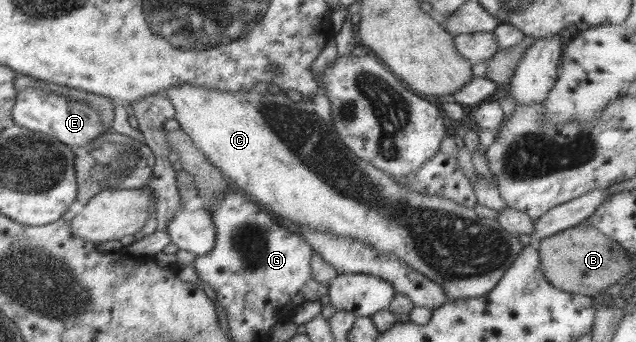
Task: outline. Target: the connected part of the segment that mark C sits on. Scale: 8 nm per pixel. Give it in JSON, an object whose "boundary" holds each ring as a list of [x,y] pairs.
{"boundary":[[[181,84],[181,86],[167,88],[164,96],[173,105],[173,110],[175,111],[173,118],[177,120],[179,128],[189,136],[191,142],[204,154],[205,159],[229,179],[231,186],[238,186],[241,190],[244,190],[245,195],[251,201],[261,204],[267,210],[271,210],[273,215],[286,225],[290,223],[292,226],[295,224],[311,226],[317,232],[333,232],[335,236],[355,238],[355,240],[359,240],[359,242],[363,242],[367,246],[373,246],[379,254],[393,254],[405,266],[417,270],[417,272],[420,272],[423,276],[435,282],[435,284],[441,285],[449,300],[475,298],[488,293],[497,284],[499,278],[503,276],[503,272],[511,266],[511,263],[517,258],[517,254],[523,248],[521,242],[519,242],[518,235],[503,230],[501,225],[497,223],[497,219],[481,218],[475,214],[473,207],[461,206],[437,194],[427,195],[417,191],[409,191],[409,189],[401,187],[399,183],[395,183],[385,171],[374,168],[367,162],[360,160],[341,142],[337,132],[335,132],[330,115],[330,102],[322,91],[305,102],[301,98],[291,94],[285,95],[274,89],[269,89],[265,94],[255,91],[253,88],[249,88],[247,92],[221,92],[221,90],[215,90],[215,88],[201,88],[201,86]]]}

